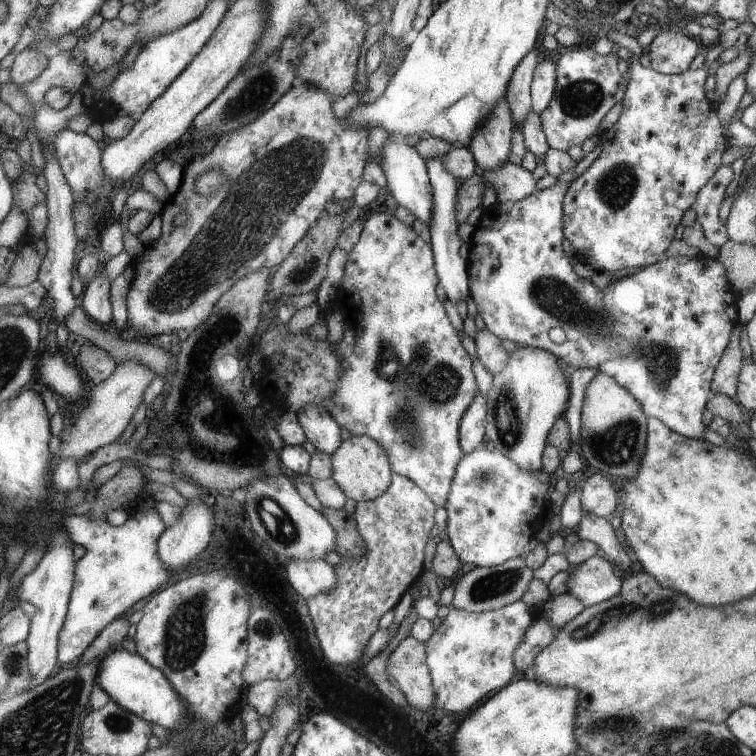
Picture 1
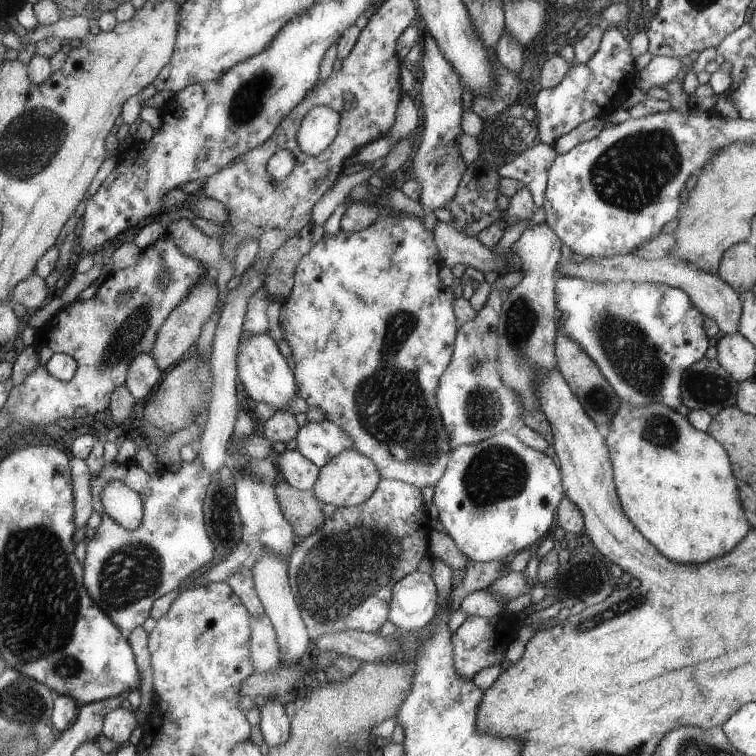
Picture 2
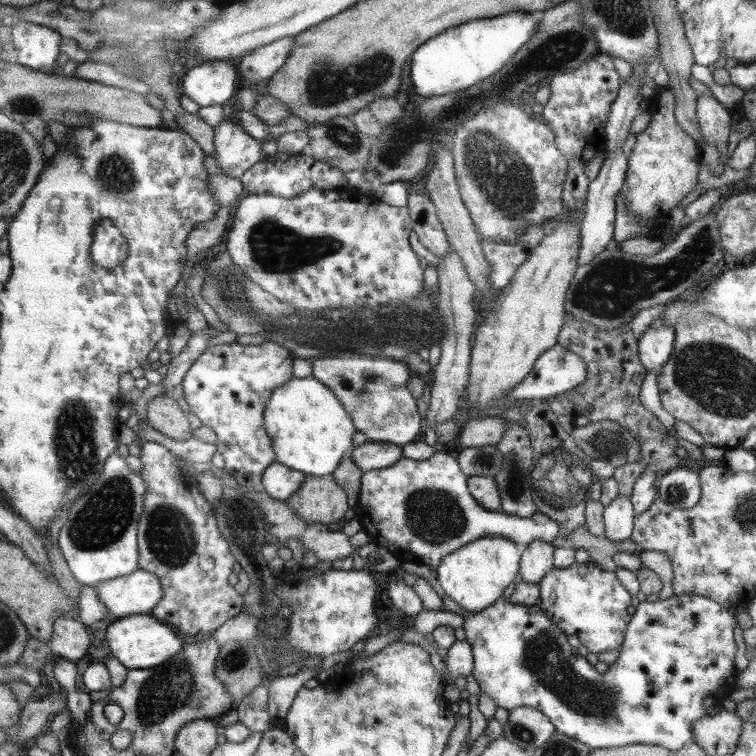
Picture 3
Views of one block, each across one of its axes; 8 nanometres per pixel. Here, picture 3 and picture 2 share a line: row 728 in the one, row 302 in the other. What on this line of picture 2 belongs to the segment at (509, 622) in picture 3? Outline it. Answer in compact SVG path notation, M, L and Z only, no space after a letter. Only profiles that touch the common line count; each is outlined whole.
M557 276L554 299L556 310L560 312L557 320L559 329L594 359L622 402L633 406L659 403L675 411L682 402L682 373L701 360L709 348L709 340L701 324L704 317L701 316L702 311L691 302L686 291L661 283L596 283Z

